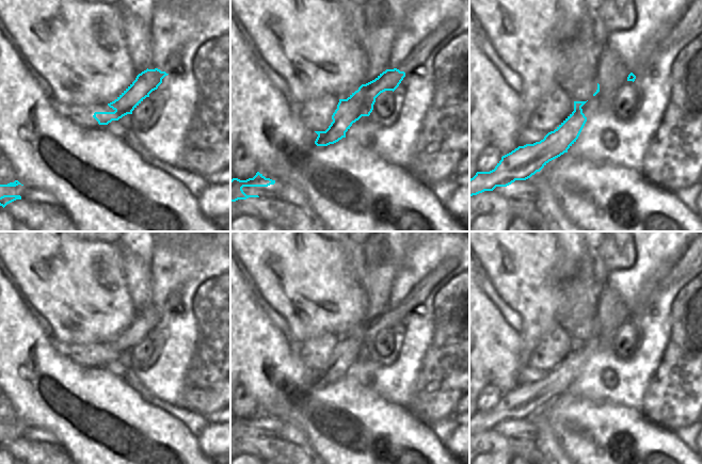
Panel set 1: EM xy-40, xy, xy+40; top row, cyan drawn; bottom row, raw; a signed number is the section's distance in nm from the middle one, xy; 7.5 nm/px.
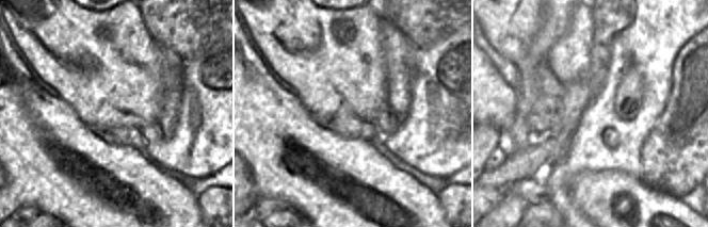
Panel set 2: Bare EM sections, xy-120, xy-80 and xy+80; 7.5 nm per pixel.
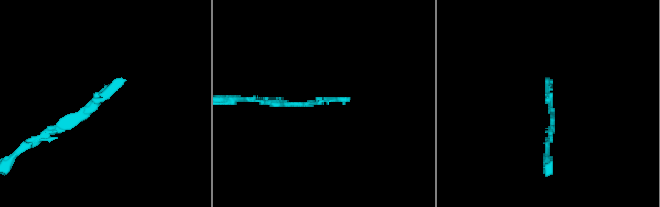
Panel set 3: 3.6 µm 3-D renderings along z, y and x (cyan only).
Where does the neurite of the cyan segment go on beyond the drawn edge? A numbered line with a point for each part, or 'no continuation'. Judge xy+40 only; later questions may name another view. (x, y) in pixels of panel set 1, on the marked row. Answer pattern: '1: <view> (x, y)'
1: xy+40 (671, 33)

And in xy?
1: xy (434, 21)

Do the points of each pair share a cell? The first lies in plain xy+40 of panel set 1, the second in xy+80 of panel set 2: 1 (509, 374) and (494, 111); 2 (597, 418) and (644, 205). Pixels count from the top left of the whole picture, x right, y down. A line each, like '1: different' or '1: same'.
1: same
2: same

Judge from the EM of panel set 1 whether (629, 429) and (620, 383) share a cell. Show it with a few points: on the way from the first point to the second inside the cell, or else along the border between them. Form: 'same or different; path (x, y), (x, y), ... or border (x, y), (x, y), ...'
different; border (600, 401), (619, 403), (641, 411)

